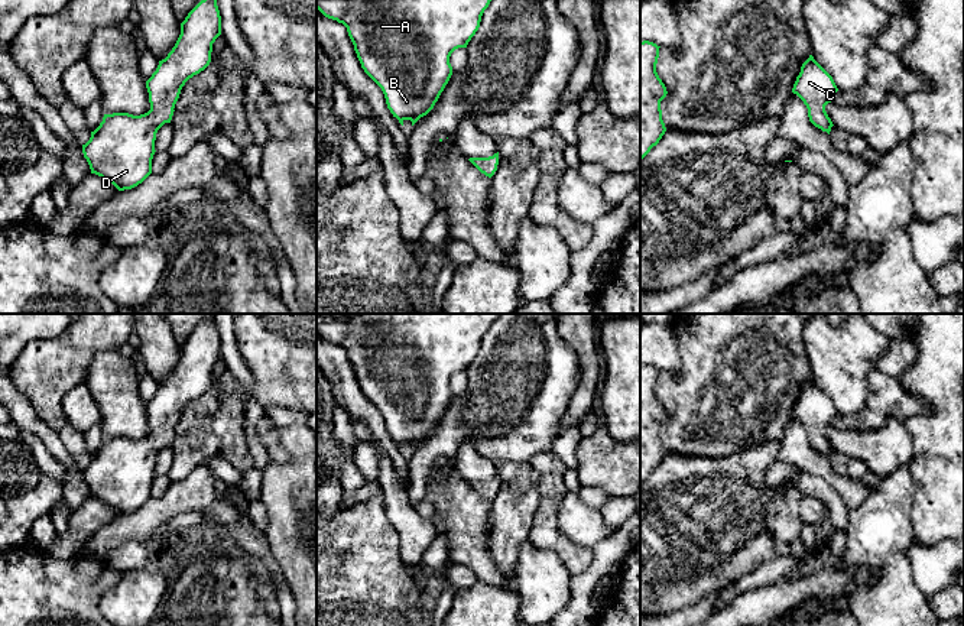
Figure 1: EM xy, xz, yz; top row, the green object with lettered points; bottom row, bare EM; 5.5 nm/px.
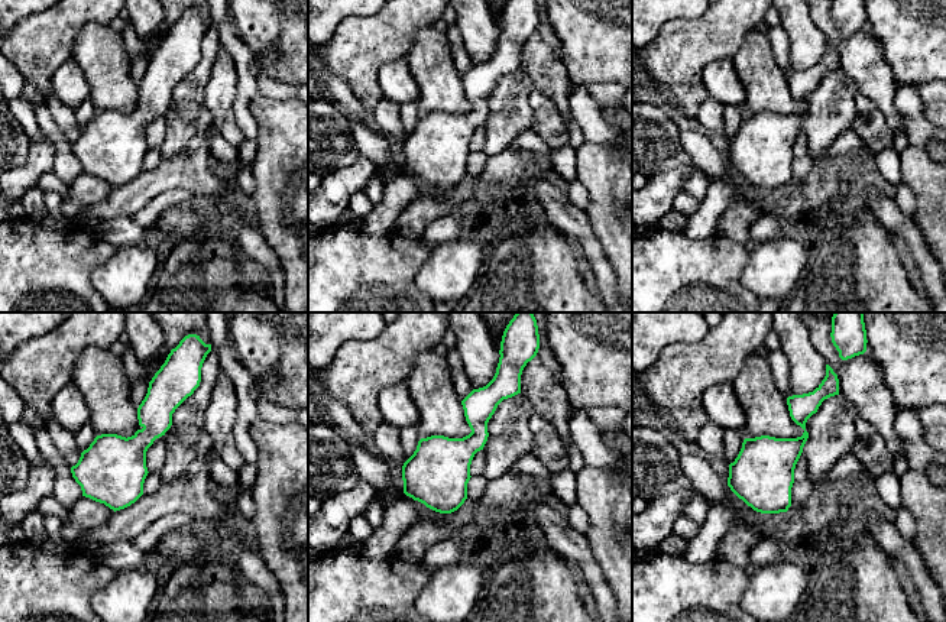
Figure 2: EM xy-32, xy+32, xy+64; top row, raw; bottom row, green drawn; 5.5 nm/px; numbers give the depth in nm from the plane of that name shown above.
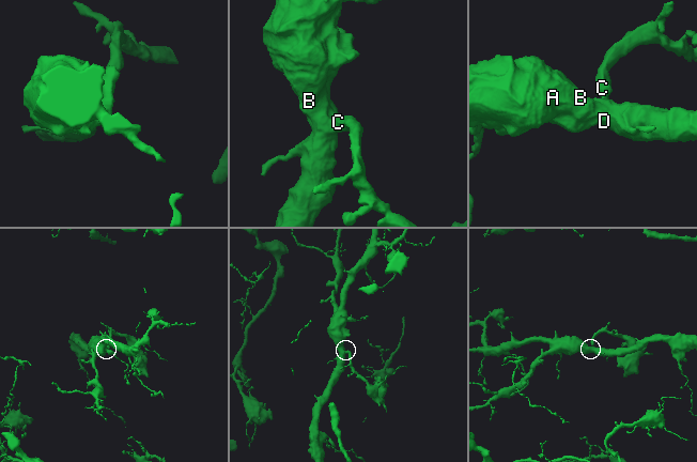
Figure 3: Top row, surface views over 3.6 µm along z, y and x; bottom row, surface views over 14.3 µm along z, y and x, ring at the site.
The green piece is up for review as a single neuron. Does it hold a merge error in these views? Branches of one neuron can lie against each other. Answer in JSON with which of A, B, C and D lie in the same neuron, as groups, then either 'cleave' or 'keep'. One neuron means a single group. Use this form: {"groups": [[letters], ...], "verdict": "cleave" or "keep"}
{"groups": [["A", "B", "C", "D"]], "verdict": "keep"}

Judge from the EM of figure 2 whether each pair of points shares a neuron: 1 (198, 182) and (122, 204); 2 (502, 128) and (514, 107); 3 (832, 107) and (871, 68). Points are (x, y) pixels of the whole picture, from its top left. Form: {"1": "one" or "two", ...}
{"1": "one", "2": "one", "3": "two"}

